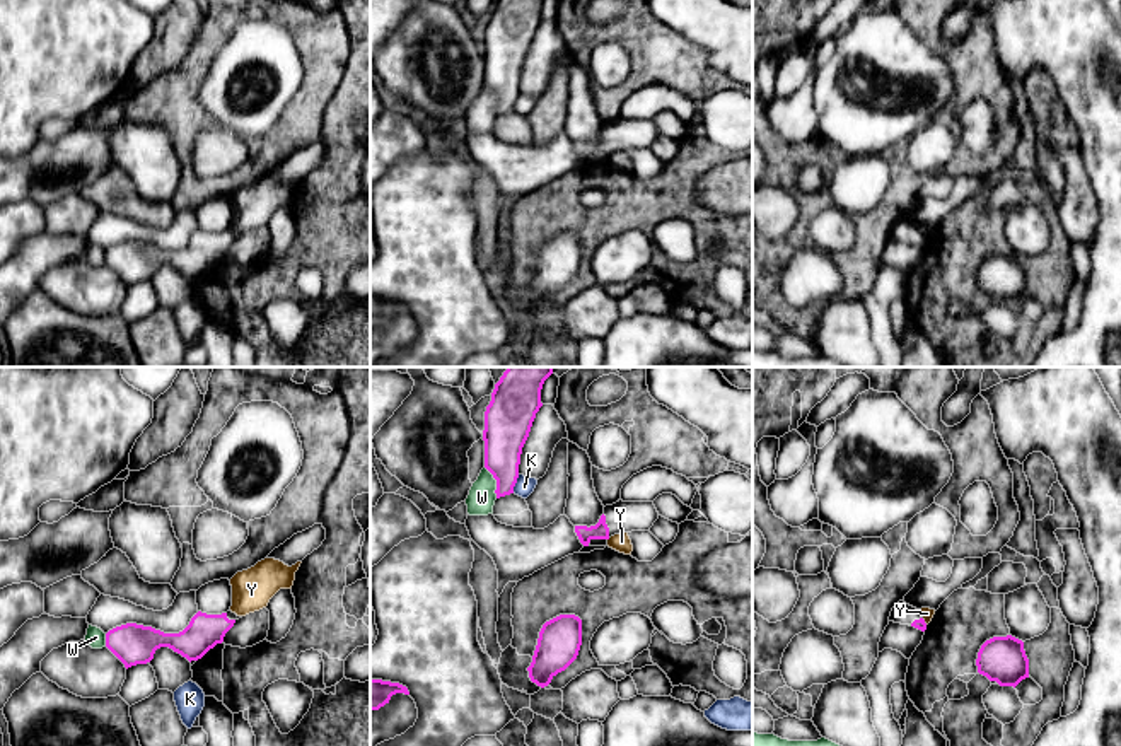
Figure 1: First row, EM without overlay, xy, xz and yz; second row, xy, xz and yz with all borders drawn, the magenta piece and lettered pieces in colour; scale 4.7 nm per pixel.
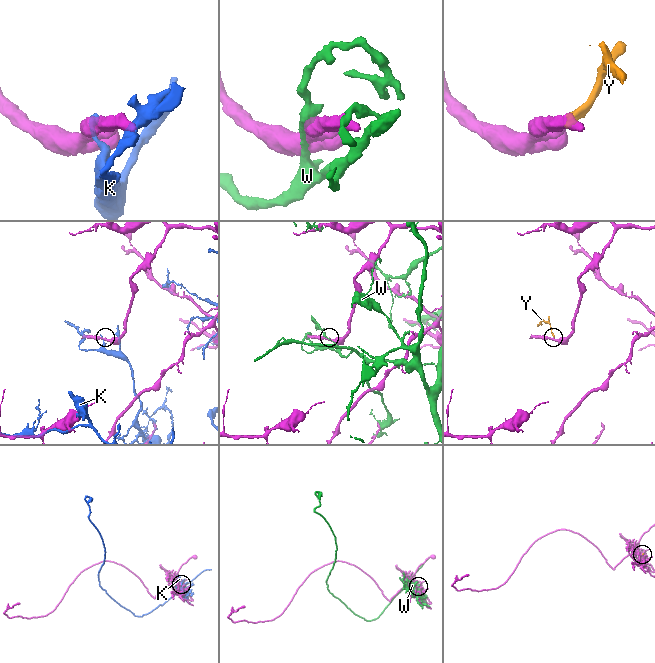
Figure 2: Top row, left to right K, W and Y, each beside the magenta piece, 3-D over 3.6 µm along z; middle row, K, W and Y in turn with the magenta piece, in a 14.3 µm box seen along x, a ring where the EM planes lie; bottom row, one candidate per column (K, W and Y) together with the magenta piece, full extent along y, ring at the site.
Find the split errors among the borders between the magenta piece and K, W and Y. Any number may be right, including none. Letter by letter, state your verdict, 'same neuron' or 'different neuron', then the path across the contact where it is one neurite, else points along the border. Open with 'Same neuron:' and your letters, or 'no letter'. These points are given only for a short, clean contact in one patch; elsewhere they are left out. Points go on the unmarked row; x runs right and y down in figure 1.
Same neuron: no letter
K: different neuron
W: different neuron
Y: different neuron; border yz (922, 236), (927, 241)

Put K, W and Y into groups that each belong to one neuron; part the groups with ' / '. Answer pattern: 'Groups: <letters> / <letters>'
Groups: K Y / W

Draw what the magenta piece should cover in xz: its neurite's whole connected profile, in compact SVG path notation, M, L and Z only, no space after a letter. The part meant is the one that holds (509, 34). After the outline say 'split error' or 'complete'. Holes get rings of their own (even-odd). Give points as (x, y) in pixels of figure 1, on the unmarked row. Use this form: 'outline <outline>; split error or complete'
outline M497 0L485 29L485 85L497 97L497 116L514 111L522 65L543 24L544 0Z; complete

